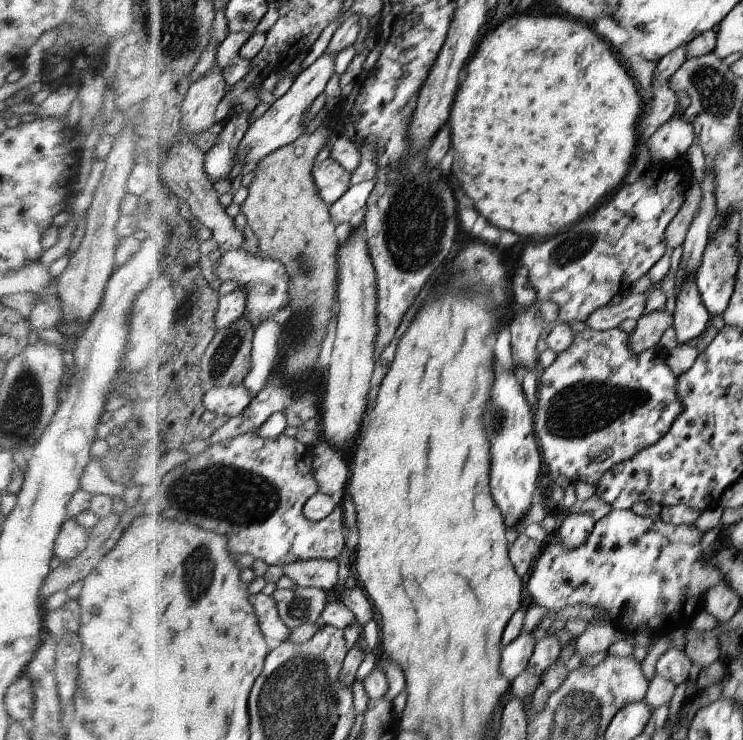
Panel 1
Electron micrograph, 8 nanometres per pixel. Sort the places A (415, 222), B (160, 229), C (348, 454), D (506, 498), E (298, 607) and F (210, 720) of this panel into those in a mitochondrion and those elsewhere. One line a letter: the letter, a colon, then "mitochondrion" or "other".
A: mitochondrion
B: other
C: other
D: other
E: mitochondrion
F: other

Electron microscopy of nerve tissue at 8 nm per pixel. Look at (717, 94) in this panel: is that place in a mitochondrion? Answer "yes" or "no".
yes

